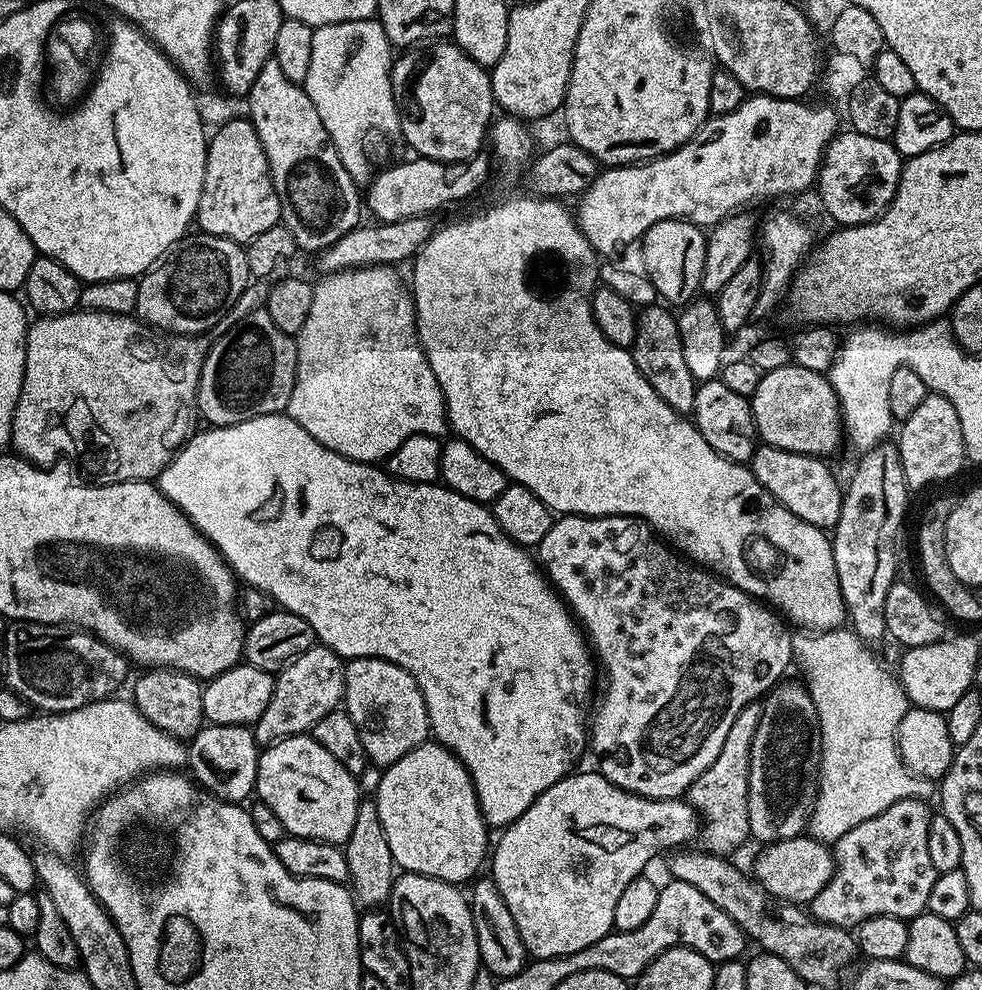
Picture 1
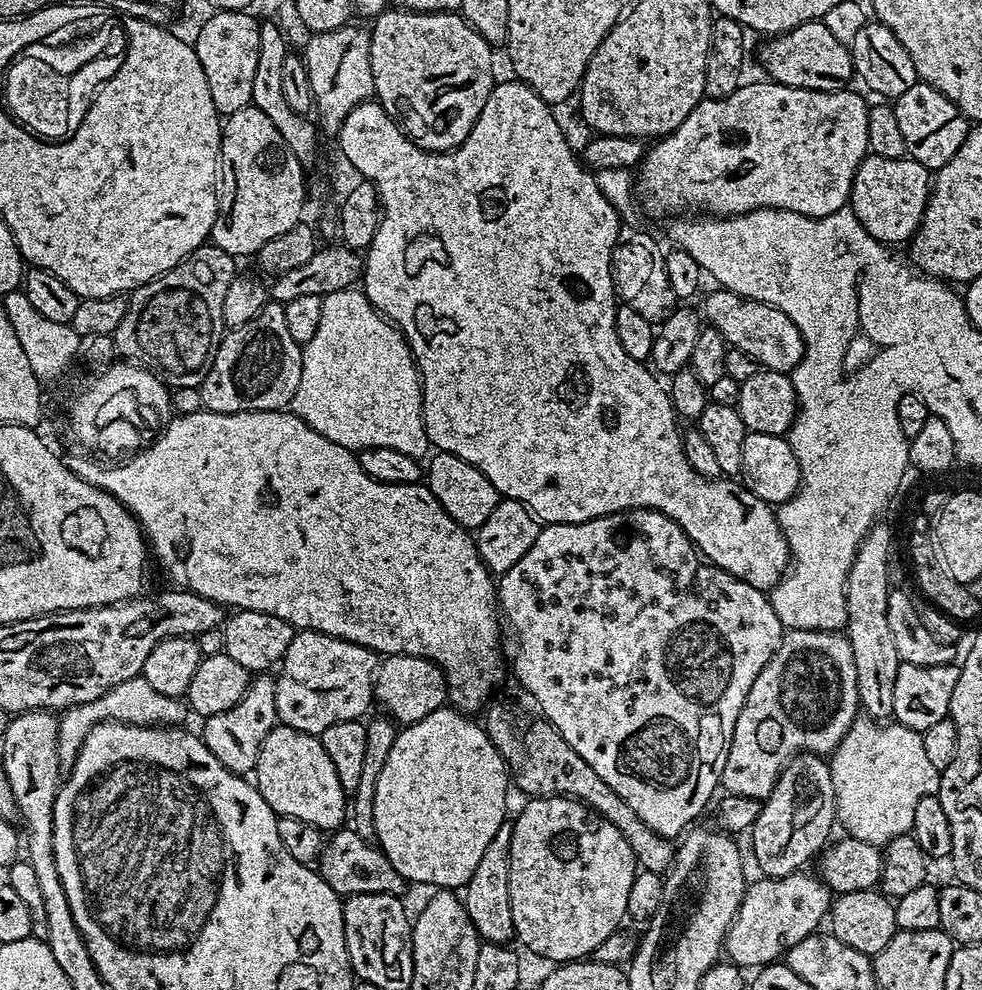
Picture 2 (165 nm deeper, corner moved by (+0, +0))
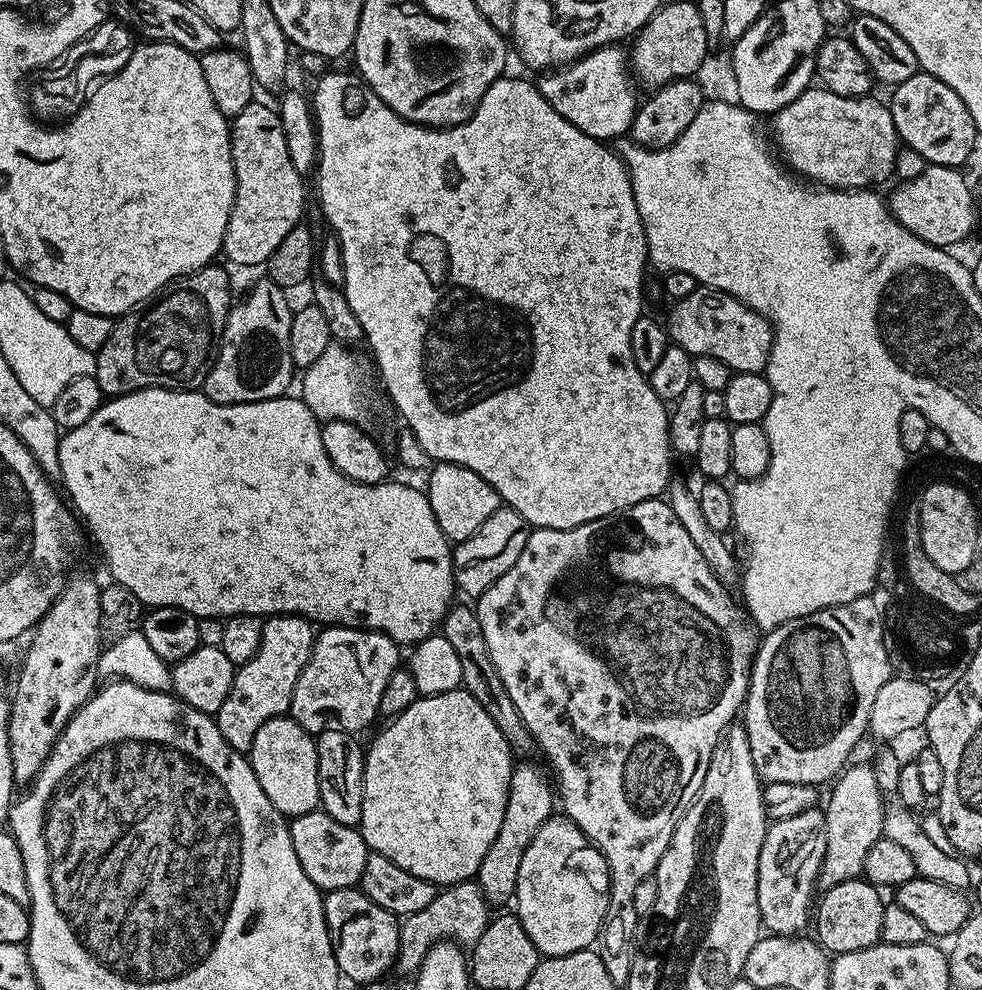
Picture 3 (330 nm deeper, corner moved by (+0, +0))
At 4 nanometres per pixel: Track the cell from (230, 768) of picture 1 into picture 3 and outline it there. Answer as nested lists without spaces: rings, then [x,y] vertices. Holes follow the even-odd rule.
[[[269,616],[264,620],[258,650],[250,662],[237,667],[230,694],[214,714],[218,730],[222,730],[222,738],[226,738],[234,750],[251,753],[258,726],[270,718],[285,715],[291,709],[298,674],[302,674],[315,641],[313,621],[305,616]]]

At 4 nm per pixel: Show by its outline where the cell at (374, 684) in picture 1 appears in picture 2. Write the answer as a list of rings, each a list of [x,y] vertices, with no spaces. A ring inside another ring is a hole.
[[[389,656],[377,663],[376,681],[372,684],[372,694],[375,703],[377,705],[381,704],[385,708],[381,709],[391,719],[395,720],[397,725],[403,726],[418,722],[422,718],[426,718],[426,714],[445,707],[448,700],[448,684],[444,680],[444,671],[426,658],[418,658],[417,656]]]

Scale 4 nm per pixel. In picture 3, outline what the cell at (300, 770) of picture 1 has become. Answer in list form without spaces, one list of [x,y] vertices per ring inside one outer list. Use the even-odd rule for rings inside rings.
[[[291,715],[275,716],[258,726],[250,759],[258,786],[266,790],[266,798],[270,798],[272,805],[285,818],[301,816],[320,808],[316,742],[313,733],[305,730]]]

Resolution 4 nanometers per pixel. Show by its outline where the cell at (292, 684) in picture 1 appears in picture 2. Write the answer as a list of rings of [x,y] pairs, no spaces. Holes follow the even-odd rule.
[[[300,630],[295,633],[286,650],[282,663],[275,677],[276,718],[287,728],[318,734],[326,730],[326,726],[334,726],[334,722],[359,720],[368,707],[373,707],[374,697],[372,684],[376,681],[377,653],[366,646],[358,646],[349,640],[343,640],[330,634],[322,634],[311,630]]]

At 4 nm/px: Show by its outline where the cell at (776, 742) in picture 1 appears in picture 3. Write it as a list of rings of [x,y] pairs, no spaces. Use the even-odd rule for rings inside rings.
[[[819,807],[806,810],[802,814],[794,814],[794,818],[786,818],[785,820],[773,820],[768,825],[768,833],[762,842],[762,854],[758,854],[758,910],[760,911],[761,925],[773,936],[794,936],[805,931],[804,927],[810,924],[810,909],[814,904],[814,896],[812,900],[812,891],[817,891],[818,881],[820,878],[820,867],[822,866],[822,858],[826,854],[826,818],[823,811]]]

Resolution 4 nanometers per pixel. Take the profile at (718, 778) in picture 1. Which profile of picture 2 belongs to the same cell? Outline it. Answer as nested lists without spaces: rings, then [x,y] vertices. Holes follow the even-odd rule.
[[[799,626],[785,631],[778,650],[770,662],[766,662],[762,674],[754,678],[754,686],[750,686],[750,694],[746,694],[746,702],[738,714],[732,745],[726,754],[726,766],[720,775],[723,791],[729,796],[767,800],[778,782],[780,771],[797,752],[807,749],[822,757],[835,752],[860,711],[858,670],[854,670],[854,650],[850,650],[847,635],[840,630]]]

